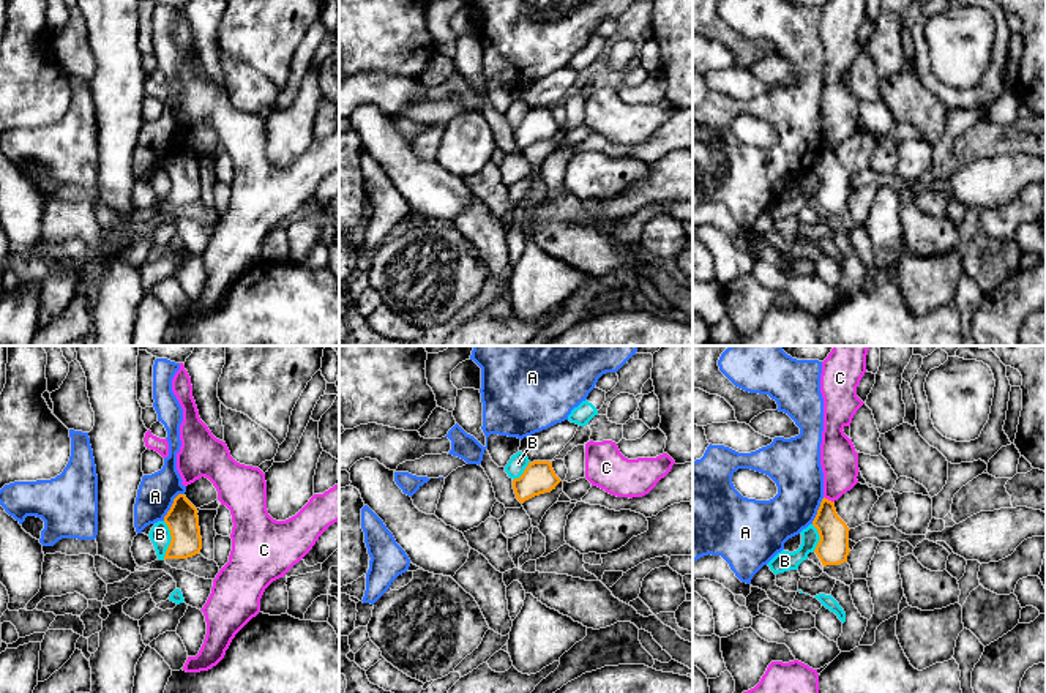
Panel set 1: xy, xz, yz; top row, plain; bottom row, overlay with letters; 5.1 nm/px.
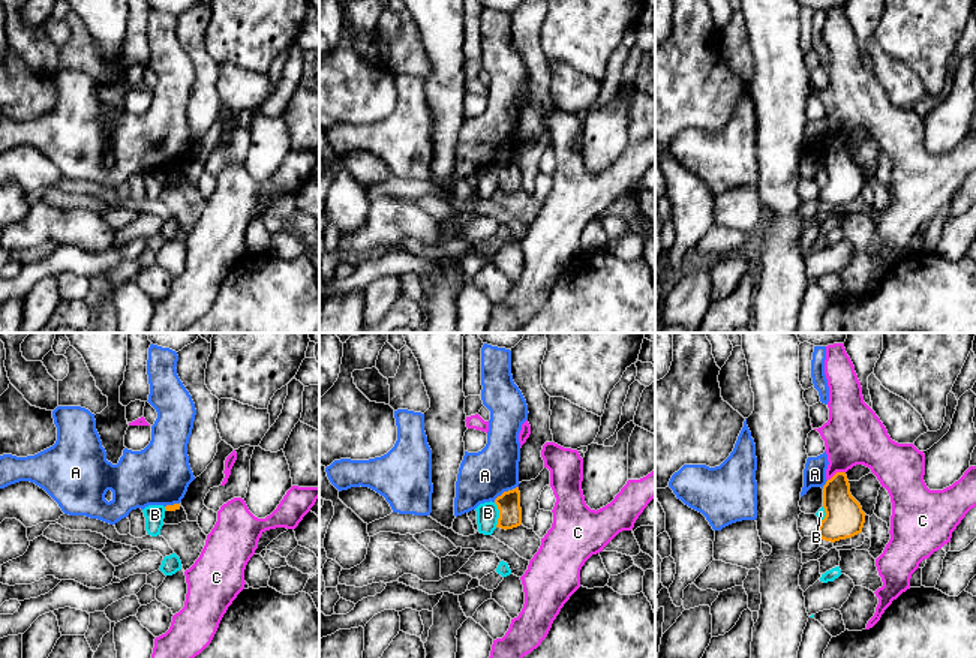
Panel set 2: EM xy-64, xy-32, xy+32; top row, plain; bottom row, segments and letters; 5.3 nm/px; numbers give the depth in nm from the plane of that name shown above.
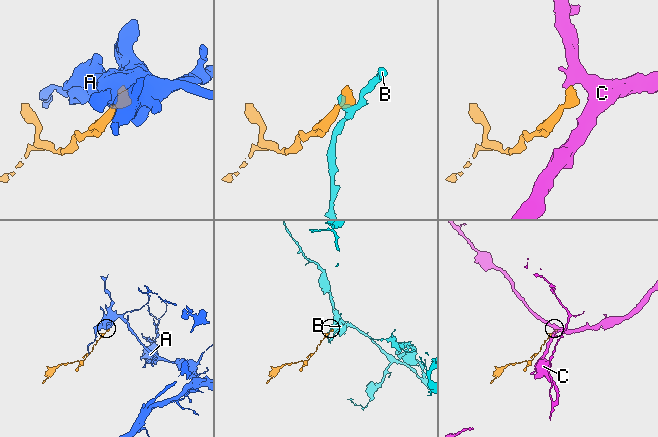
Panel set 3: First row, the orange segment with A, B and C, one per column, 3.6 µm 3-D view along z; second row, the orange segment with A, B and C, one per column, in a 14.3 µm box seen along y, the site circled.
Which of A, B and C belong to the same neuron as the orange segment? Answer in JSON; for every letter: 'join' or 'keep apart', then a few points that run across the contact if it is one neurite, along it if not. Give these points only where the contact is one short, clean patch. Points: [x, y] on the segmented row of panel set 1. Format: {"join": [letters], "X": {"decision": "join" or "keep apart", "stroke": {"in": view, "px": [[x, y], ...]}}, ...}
{"join": [], "A": {"decision": "keep apart", "stroke": {"in": "xy", "px": [[183, 493], [174, 499], [163, 520]]}}, "B": {"decision": "keep apart", "stroke": {"in": "xy", "px": [[163, 521], [171, 537], [164, 559]]}}, "C": {"decision": "keep apart", "stroke": {"in": "yz", "px": [[824, 496], [833, 502]]}}}

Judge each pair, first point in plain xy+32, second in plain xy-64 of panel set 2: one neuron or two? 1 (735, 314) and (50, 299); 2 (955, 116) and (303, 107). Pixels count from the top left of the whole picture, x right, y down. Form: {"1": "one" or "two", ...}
{"1": "two", "2": "two"}

